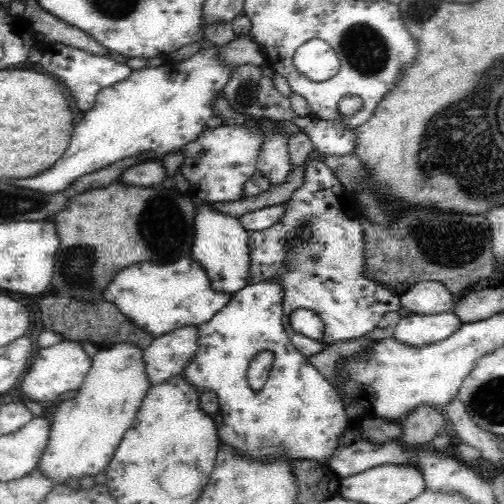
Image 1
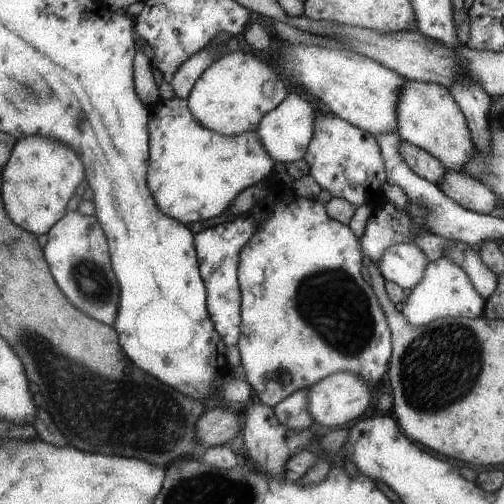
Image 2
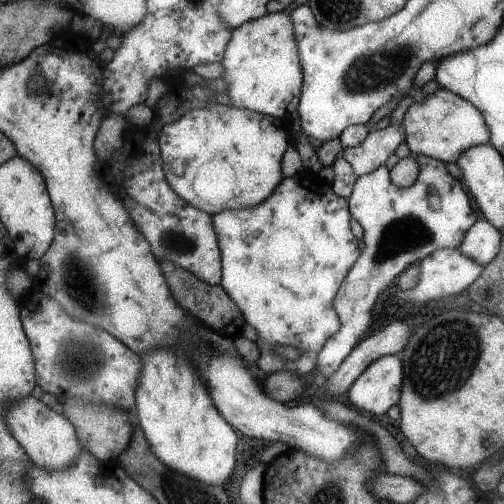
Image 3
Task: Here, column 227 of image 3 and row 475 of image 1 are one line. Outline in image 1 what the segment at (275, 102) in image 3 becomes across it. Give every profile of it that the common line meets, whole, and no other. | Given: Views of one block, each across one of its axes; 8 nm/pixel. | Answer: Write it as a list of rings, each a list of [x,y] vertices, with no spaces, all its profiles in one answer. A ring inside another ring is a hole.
[[[114,344],[106,350],[100,348],[84,384],[78,388],[78,396],[62,400],[56,408],[46,448],[36,466],[44,478],[54,482],[54,486],[66,486],[68,480],[82,480],[84,476],[96,478],[98,474],[106,474],[116,448],[128,428],[132,428],[150,390],[142,356],[144,352],[134,344]]]

